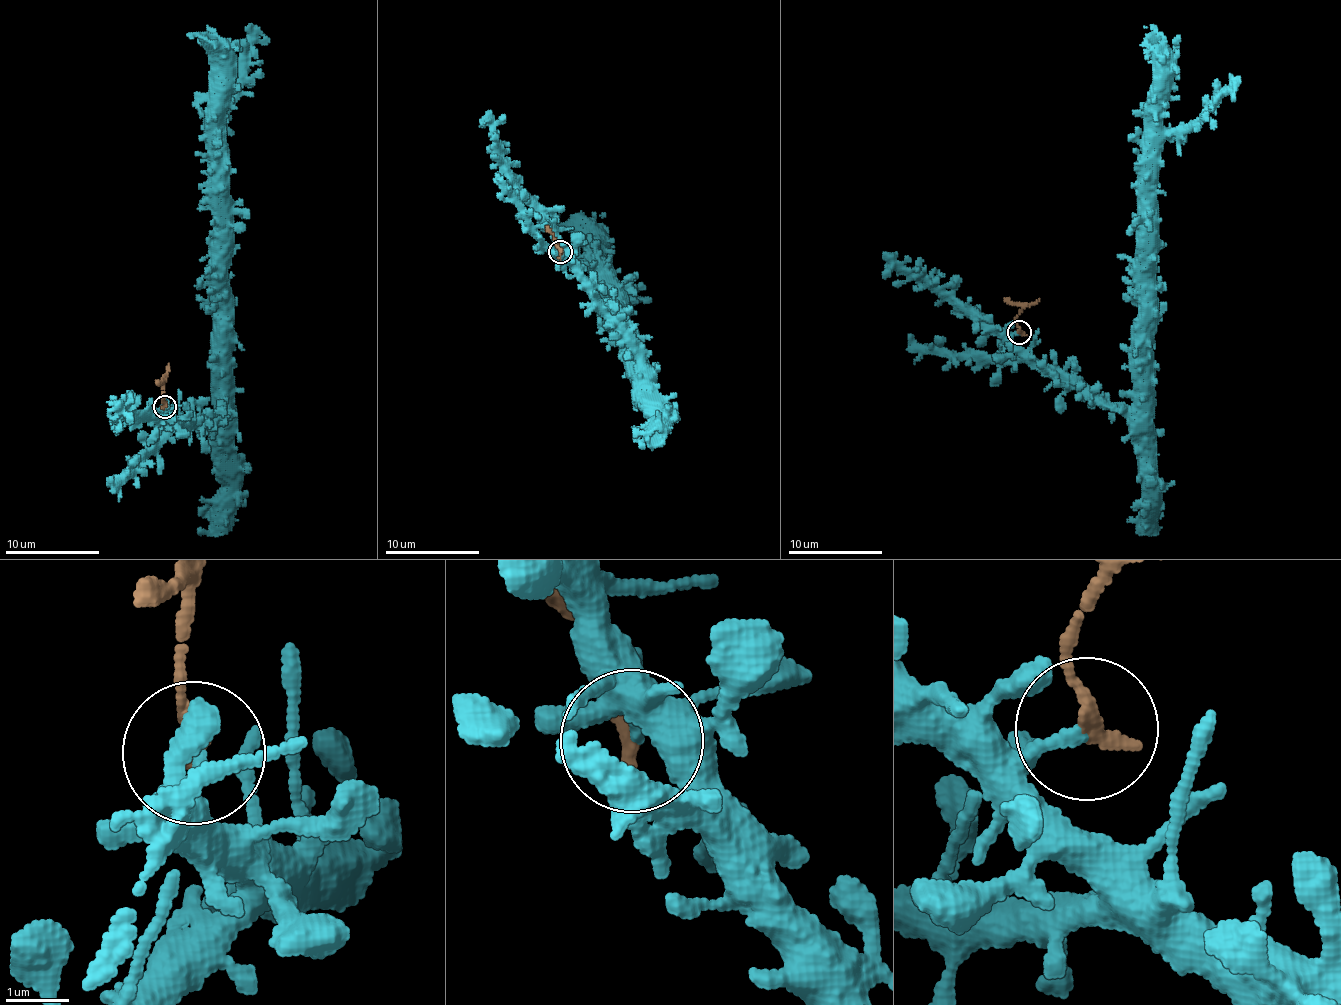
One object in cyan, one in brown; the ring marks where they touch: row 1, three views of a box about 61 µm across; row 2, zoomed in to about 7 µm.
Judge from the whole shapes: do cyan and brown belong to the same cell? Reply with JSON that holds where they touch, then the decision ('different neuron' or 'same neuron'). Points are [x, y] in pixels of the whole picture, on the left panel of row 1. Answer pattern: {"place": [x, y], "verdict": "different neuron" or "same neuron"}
{"place": [165, 406], "verdict": "different neuron"}

